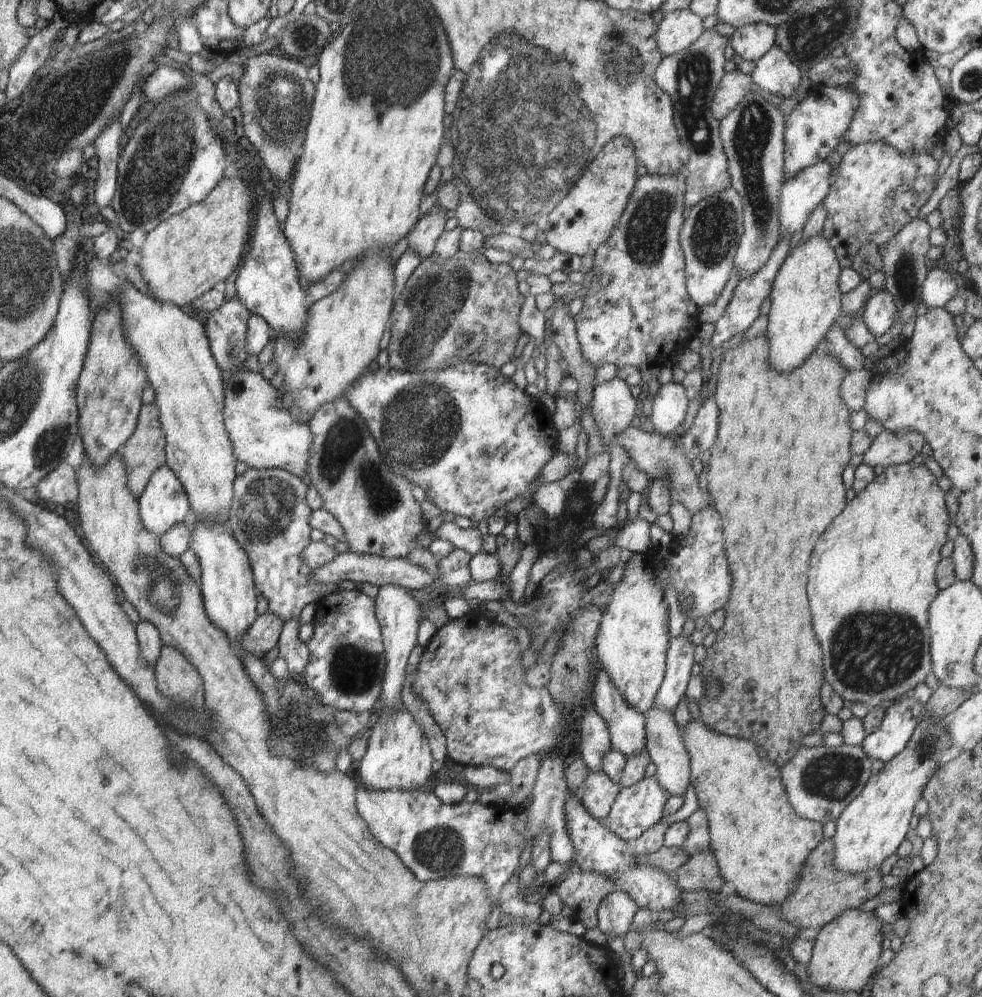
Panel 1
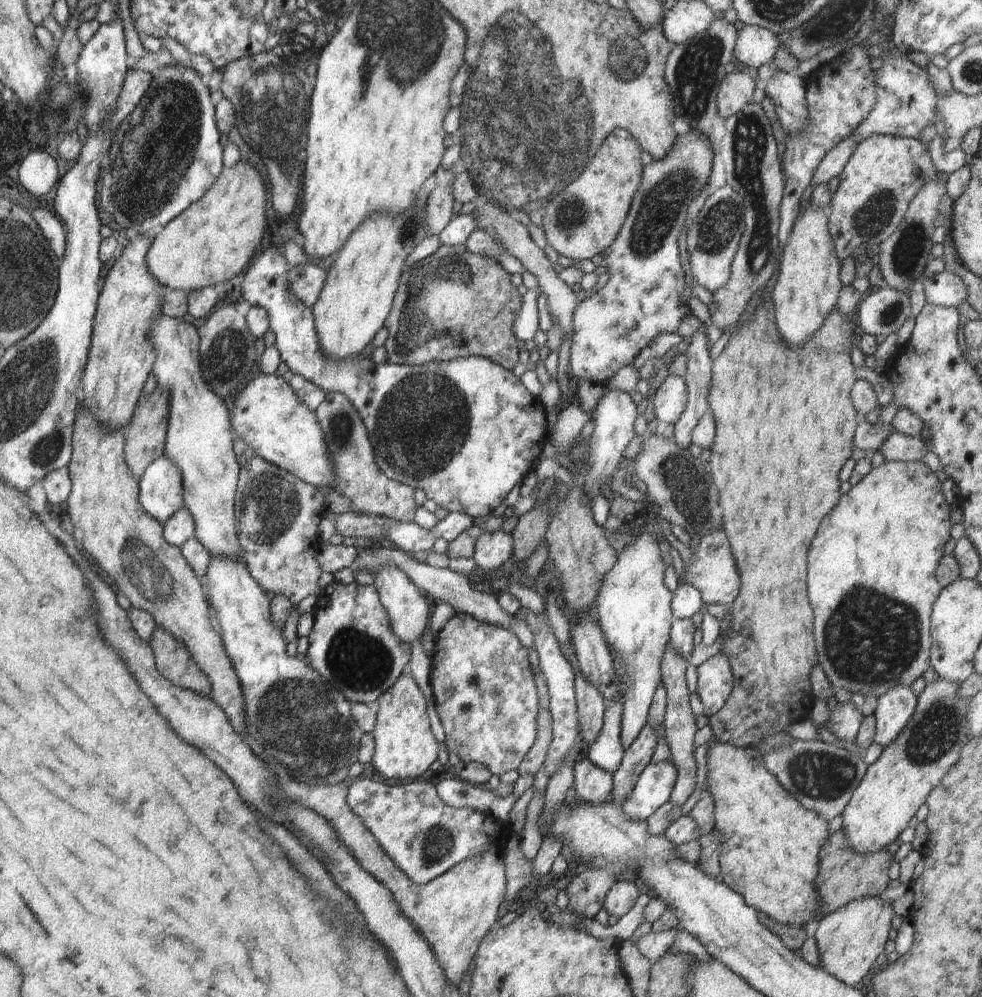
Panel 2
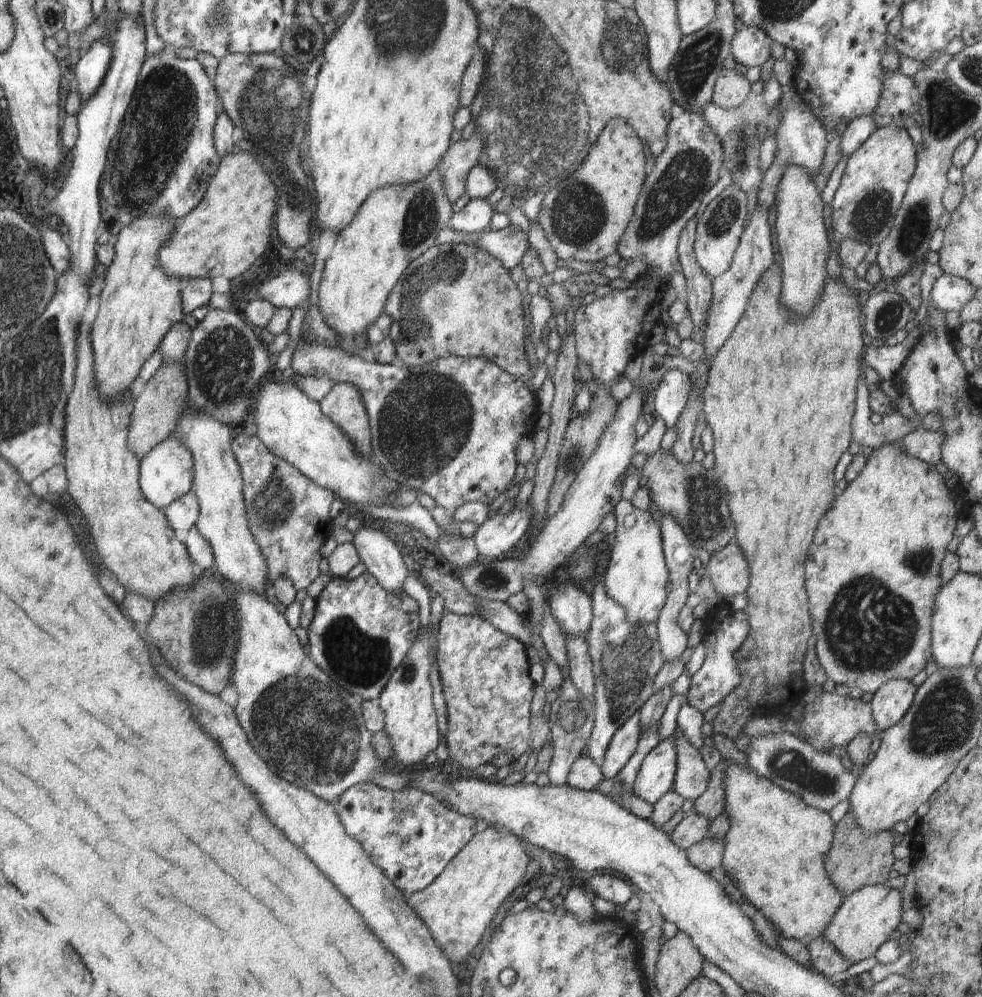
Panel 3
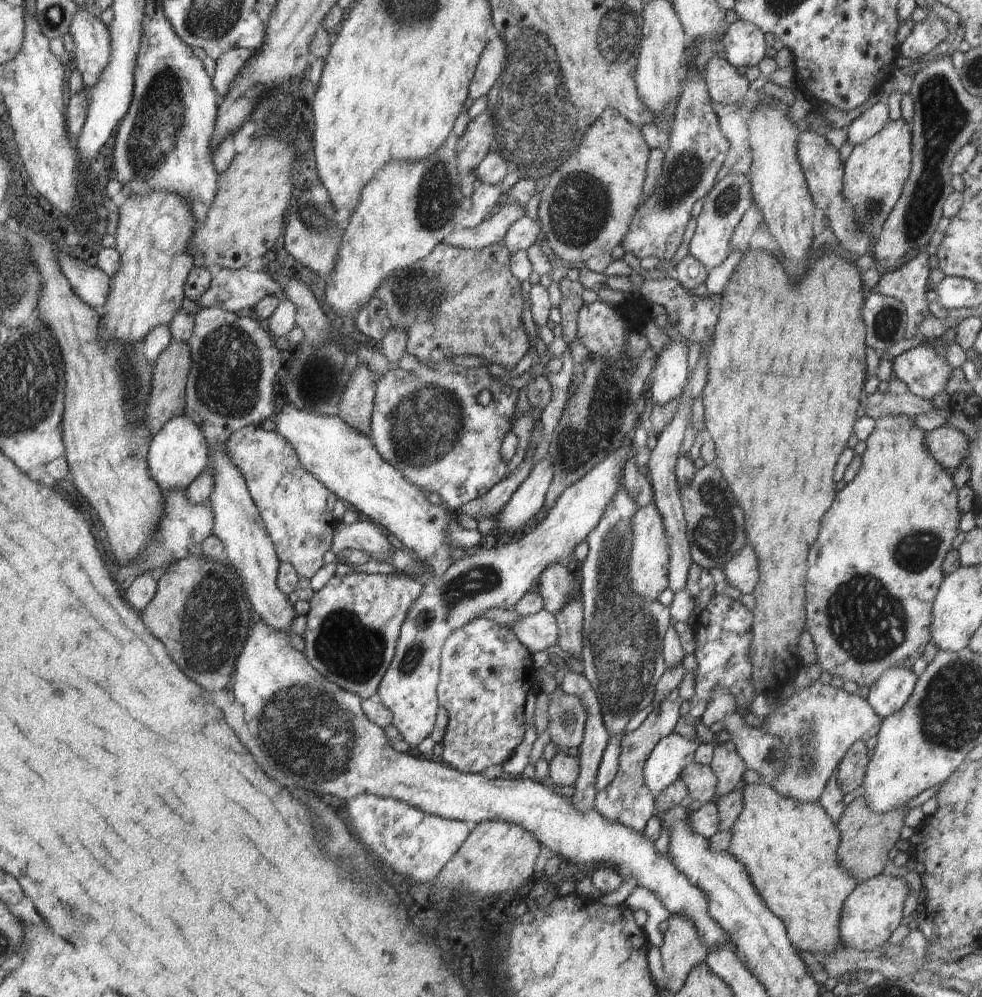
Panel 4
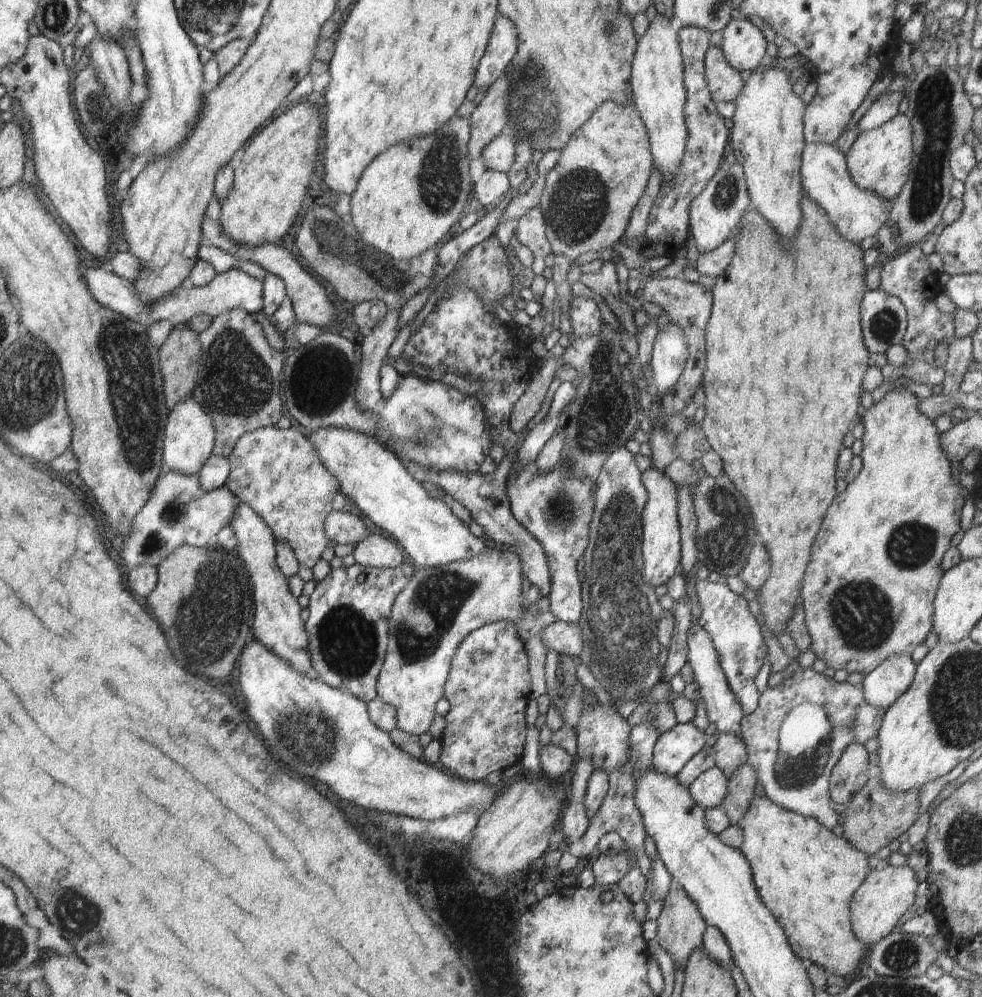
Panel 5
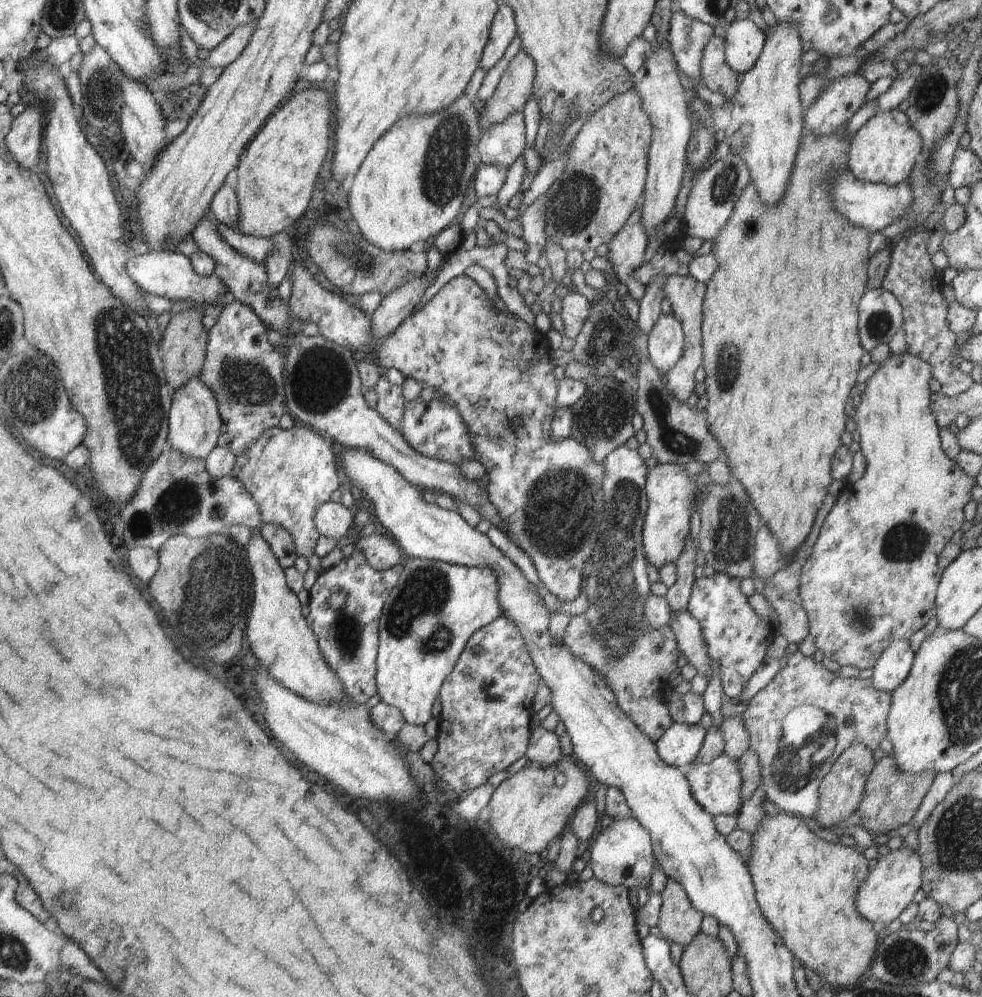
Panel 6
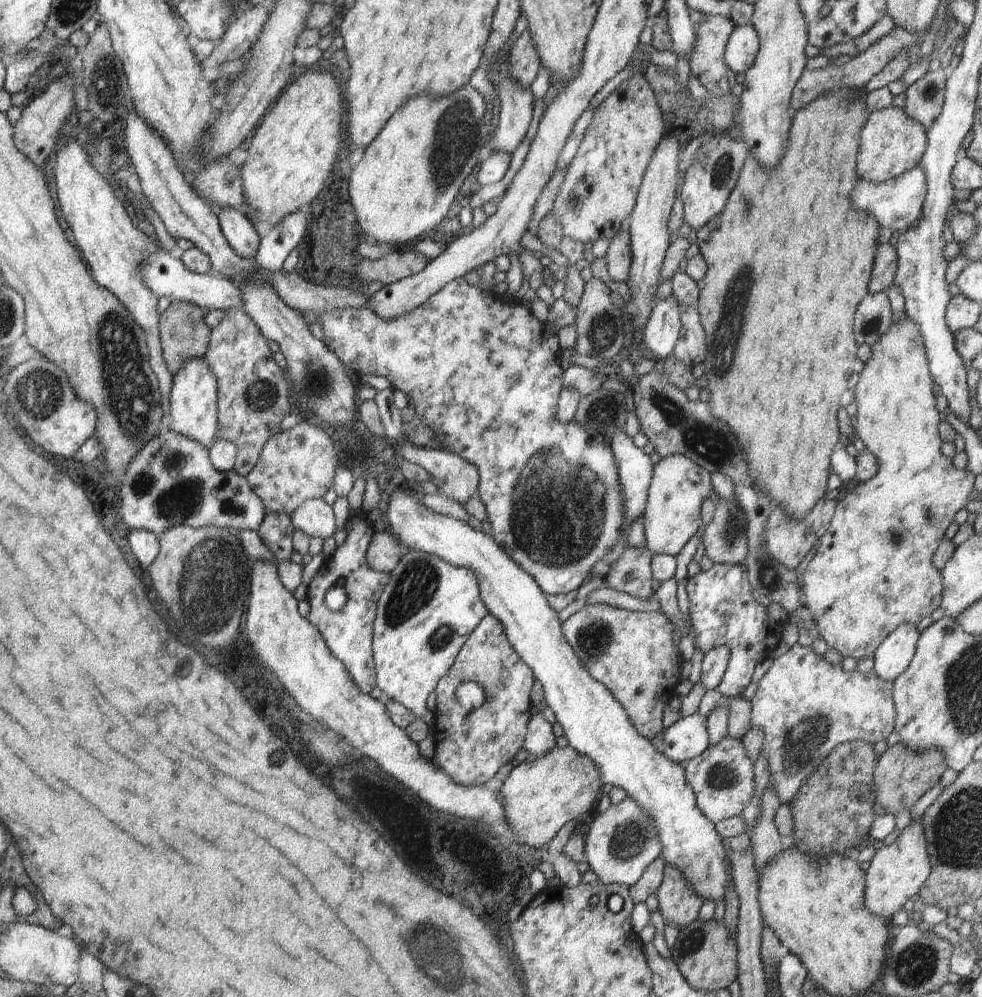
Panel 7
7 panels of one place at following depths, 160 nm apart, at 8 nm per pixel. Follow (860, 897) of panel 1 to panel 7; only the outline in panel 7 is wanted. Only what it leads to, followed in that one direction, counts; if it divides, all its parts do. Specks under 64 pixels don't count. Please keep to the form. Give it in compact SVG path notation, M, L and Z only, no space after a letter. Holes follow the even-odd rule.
M896 743L879 757L873 781L875 784L876 807L886 808L886 813L911 810L917 800L939 783L943 772L948 768L943 752L936 747L928 751L913 751L906 743Z

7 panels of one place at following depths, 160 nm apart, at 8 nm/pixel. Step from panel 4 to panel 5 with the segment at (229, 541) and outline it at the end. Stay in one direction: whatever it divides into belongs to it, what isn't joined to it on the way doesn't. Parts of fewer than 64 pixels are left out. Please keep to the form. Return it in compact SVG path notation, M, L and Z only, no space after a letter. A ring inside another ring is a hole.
M240 500L229 525L234 529L238 541L236 554L243 560L253 584L255 611L250 639L258 641L264 648L277 654L297 673L312 678L315 672L308 650L309 636L305 629L305 622L300 617L302 608L291 593L287 578L277 565L276 540L273 532L250 508L250 505Z

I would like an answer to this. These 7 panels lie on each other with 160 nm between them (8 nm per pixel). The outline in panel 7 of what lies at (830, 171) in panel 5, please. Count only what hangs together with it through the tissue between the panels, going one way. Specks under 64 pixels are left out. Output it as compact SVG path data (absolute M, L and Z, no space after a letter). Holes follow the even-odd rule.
M916 165L914 168L907 170L895 179L887 180L883 183L873 183L864 180L856 186L852 192L852 202L872 214L878 220L879 226L890 228L897 234L907 230L911 224L921 217L923 202L926 194L927 176L925 175L922 165Z

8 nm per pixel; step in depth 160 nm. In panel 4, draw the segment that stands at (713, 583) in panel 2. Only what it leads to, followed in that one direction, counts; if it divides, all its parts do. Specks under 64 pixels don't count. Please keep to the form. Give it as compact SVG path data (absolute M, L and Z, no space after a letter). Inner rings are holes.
M748 544L737 552L722 568L726 582L743 594L752 594L759 579L758 560L754 548Z

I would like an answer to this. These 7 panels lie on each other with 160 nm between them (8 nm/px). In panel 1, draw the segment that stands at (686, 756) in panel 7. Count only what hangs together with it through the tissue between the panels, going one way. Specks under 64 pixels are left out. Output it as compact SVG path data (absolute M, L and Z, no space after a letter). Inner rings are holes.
M655 776L644 777L629 787L620 787L606 820L607 827L622 840L632 843L666 815L665 804L668 797L669 794L661 787Z

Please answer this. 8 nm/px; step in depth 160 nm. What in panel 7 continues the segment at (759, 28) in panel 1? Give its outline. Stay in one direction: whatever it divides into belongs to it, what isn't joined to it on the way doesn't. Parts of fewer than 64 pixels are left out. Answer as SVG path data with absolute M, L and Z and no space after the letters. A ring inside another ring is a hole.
M752 25L736 26L728 39L724 60L730 70L744 74L754 64L759 48L759 36Z

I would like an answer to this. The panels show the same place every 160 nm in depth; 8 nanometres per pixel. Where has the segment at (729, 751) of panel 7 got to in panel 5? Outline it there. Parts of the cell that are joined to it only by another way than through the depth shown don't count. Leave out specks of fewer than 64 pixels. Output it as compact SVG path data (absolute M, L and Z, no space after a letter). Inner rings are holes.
M714 765L703 772L688 787L692 798L703 809L715 809L720 807L728 794L729 778Z

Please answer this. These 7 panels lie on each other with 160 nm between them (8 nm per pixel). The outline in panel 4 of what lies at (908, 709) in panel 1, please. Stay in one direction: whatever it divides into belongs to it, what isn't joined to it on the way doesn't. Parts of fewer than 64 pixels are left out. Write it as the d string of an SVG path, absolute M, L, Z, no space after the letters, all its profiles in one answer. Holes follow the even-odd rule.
M904 667L887 668L875 680L875 683L869 686L869 693L866 700L874 709L874 712L883 720L889 714L894 714L894 712L900 710L900 708L906 704L906 701L910 698L910 695L916 686L916 681L917 676L911 671L911 669Z

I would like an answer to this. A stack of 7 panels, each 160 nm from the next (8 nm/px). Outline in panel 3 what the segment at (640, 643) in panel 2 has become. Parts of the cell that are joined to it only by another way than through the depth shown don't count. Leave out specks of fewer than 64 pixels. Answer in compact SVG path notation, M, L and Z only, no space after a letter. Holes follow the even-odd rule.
M620 499L615 506L614 514L617 516L615 541L613 542L611 556L604 572L605 589L607 595L614 599L624 611L631 623L656 624L660 611L664 608L669 583L669 572L663 555L661 530L652 513L636 508L629 500ZM638 711L612 737L600 766L604 779L614 779L632 758L636 752L641 728L640 711Z

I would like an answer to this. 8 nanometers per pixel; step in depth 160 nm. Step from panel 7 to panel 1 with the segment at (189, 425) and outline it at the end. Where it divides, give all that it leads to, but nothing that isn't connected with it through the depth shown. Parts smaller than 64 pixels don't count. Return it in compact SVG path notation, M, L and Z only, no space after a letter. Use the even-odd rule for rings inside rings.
M167 465L153 472L138 504L144 528L159 537L175 524L188 521L191 514L186 491Z

